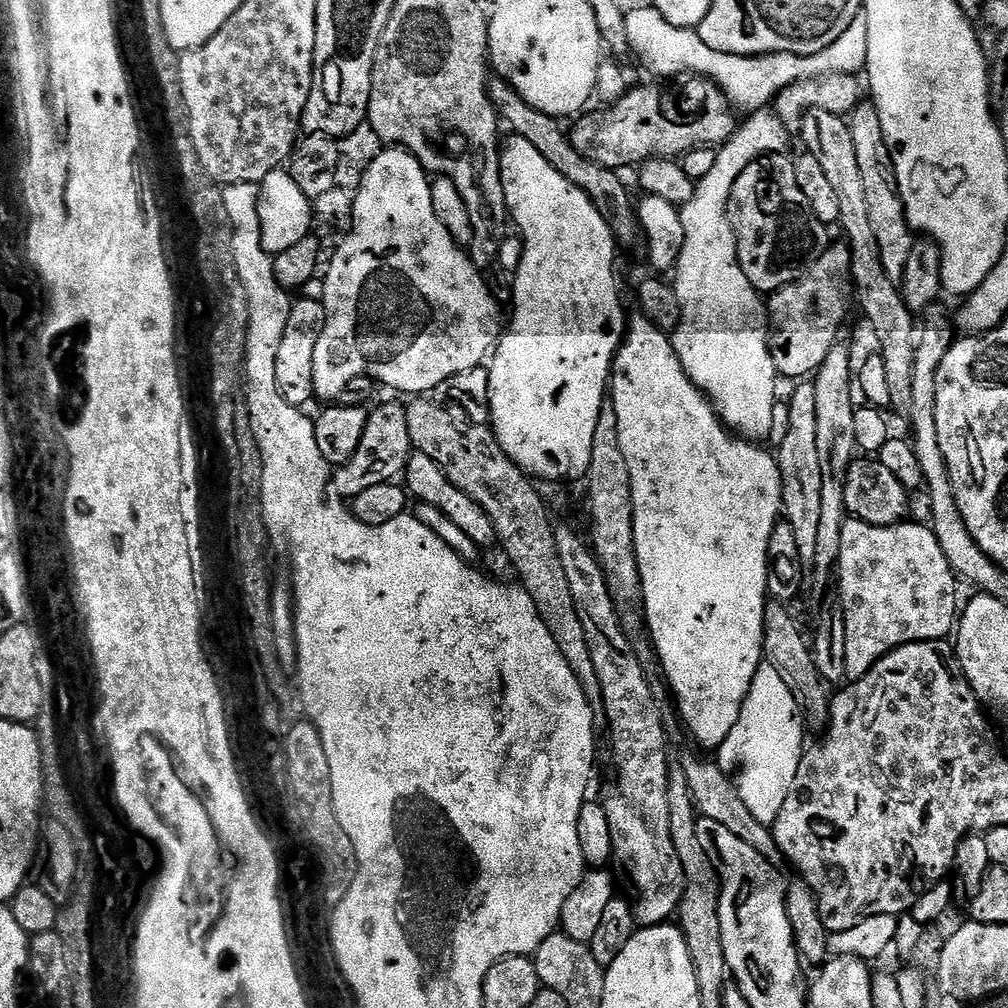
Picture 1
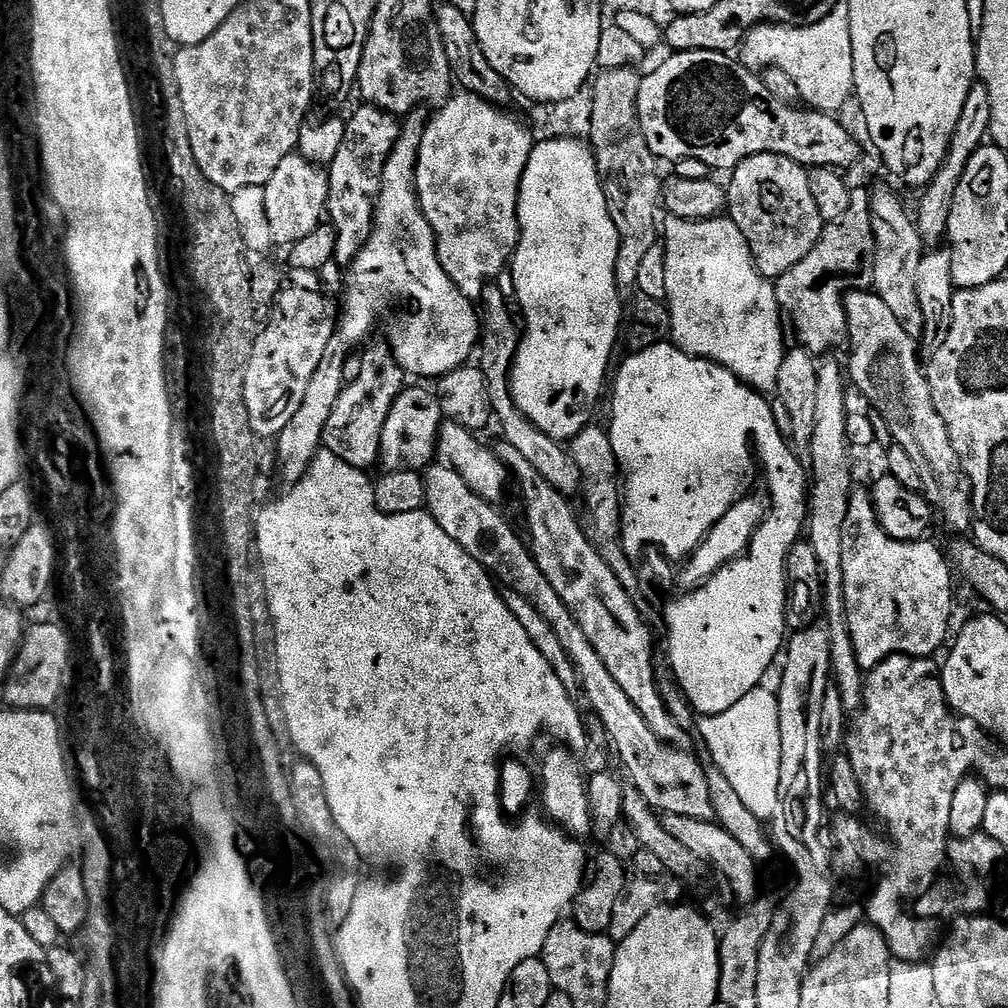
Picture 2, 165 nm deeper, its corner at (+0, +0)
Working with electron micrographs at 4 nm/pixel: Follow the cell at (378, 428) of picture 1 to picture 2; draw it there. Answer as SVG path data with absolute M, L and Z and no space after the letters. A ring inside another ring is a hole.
M405 387L394 406L390 408L390 418L386 418L379 463L385 464L383 467L390 472L420 472L427 468L437 459L440 425L445 419L440 398L431 387Z

